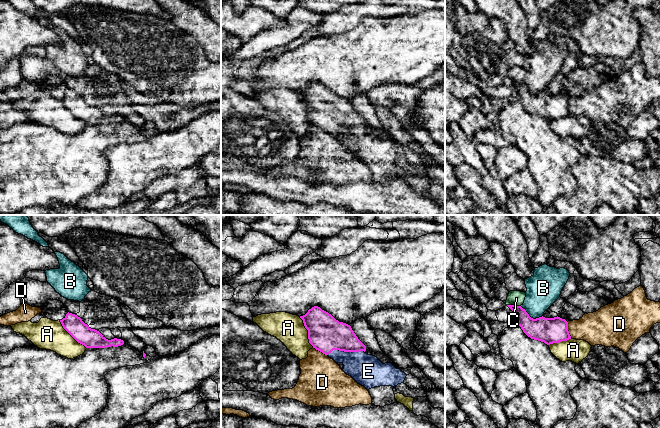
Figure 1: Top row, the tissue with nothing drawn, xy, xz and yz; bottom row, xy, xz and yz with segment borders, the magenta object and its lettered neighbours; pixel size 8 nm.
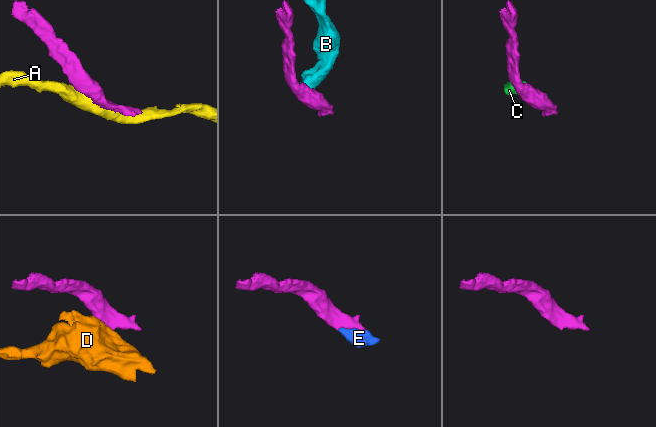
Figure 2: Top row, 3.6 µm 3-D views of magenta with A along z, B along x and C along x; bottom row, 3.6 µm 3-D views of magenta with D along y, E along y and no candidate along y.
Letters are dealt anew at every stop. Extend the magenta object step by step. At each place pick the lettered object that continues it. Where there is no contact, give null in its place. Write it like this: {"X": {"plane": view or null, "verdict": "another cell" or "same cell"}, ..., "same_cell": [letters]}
{"A": {"plane": "xy", "verdict": "another cell"}, "B": {"plane": "yz", "verdict": "another cell"}, "C": {"plane": "yz", "verdict": "another cell"}, "D": {"plane": "yz", "verdict": "another cell"}, "E": {"plane": "xz", "verdict": "same cell"}, "same_cell": ["E"]}

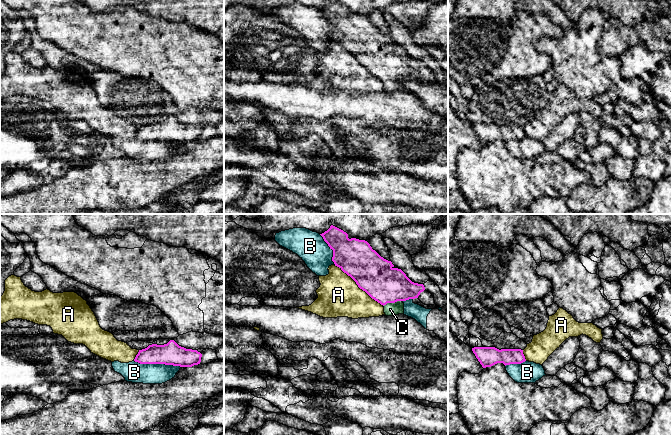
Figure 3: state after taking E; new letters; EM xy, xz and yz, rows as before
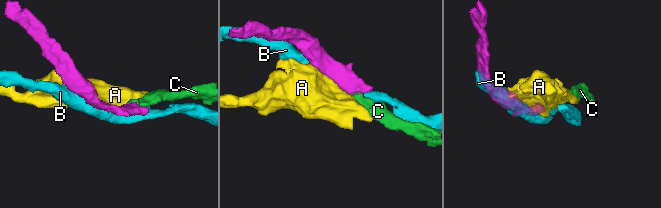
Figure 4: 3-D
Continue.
{"A": {"plane": "xz", "verdict": "another cell"}, "B": {"plane": "xy", "verdict": "another cell"}, "C": {"plane": "xz", "verdict": "same cell"}, "same_cell": ["C"]}

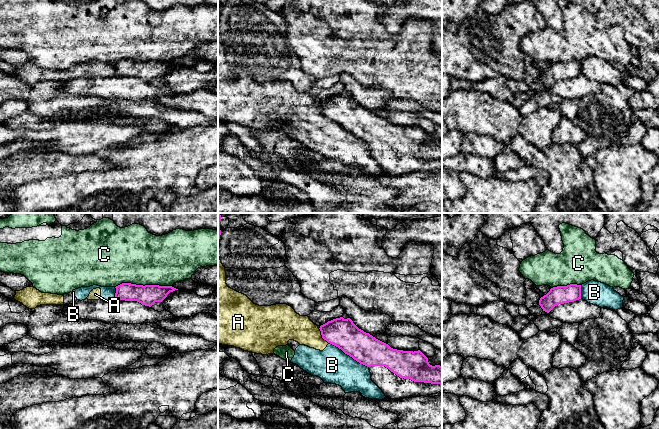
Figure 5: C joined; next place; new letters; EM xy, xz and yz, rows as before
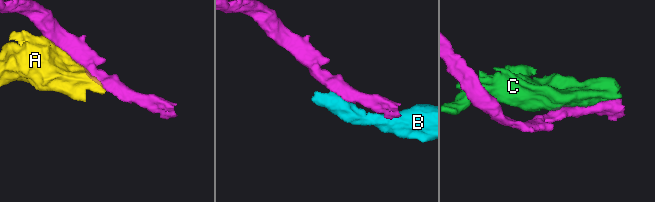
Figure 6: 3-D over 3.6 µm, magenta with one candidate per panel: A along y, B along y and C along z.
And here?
{"A": {"plane": "xz", "verdict": "another cell"}, "B": {"plane": "xz", "verdict": "another cell"}, "C": {"plane": "xy", "verdict": "another cell"}, "same_cell": []}

